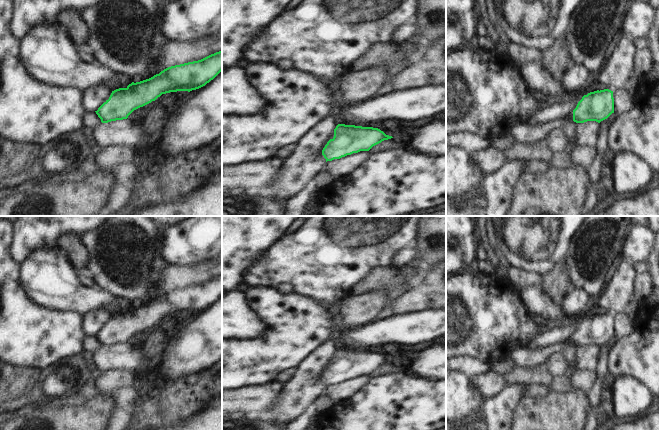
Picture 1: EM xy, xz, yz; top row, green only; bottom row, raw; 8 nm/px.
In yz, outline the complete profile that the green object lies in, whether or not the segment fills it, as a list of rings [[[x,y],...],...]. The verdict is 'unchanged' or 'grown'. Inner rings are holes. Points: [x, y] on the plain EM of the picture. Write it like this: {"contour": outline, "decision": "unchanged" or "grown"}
{"contour": [[[609,313],[597,314],[584,319],[576,332],[562,343],[569,346],[584,347],[587,345],[601,345],[614,337],[613,315]]], "decision": "grown"}

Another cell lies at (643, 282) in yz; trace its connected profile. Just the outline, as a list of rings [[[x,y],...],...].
[[[640,273],[635,278],[633,299],[641,303],[652,291],[652,278],[649,273]]]

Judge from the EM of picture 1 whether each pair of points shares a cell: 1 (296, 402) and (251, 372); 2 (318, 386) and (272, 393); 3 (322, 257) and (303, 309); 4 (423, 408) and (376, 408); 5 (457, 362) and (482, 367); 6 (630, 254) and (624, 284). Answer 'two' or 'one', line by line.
1: two
2: two
3: two
4: one
5: one
6: two

